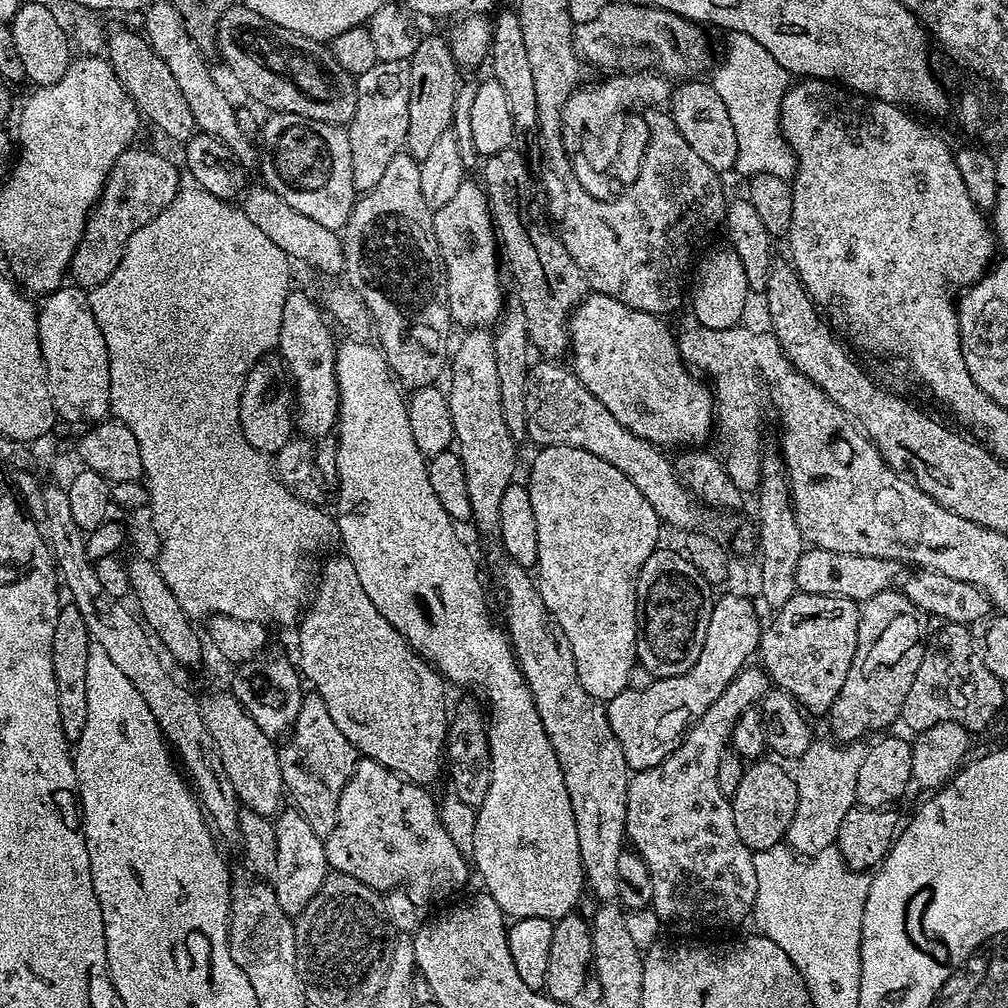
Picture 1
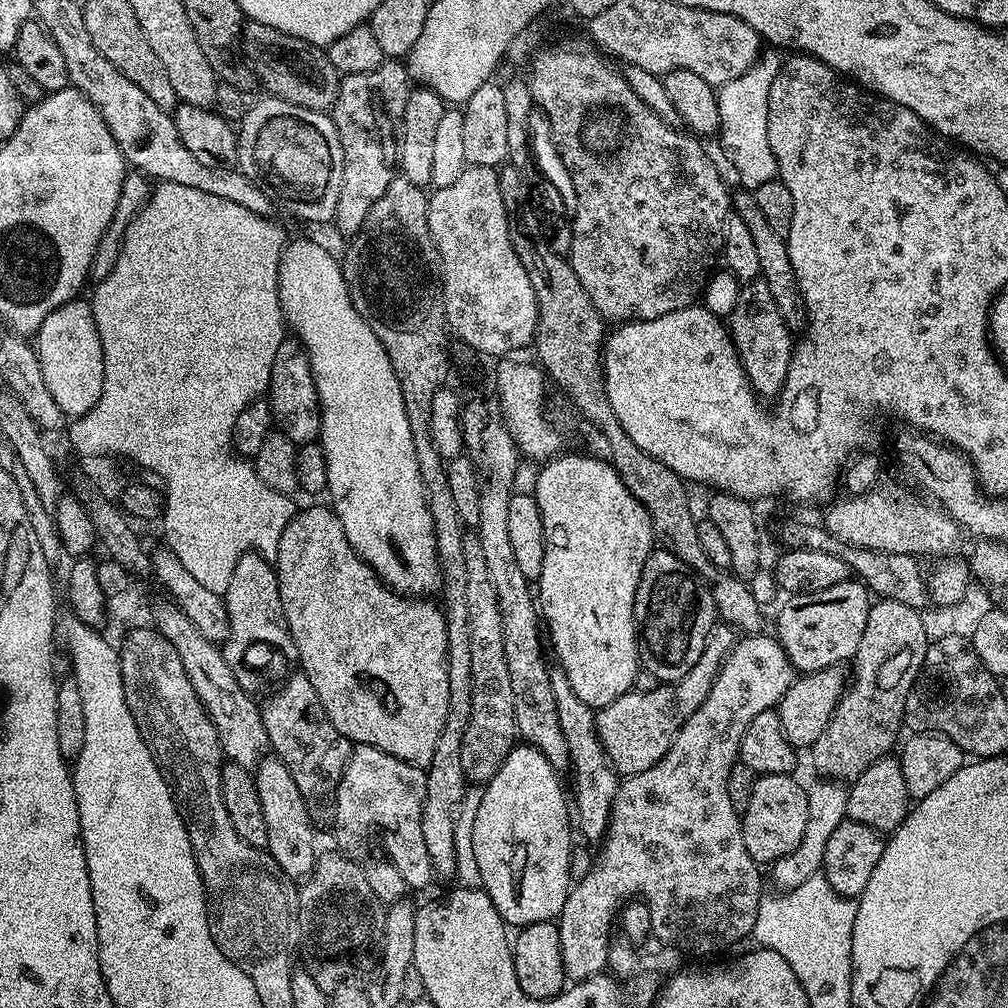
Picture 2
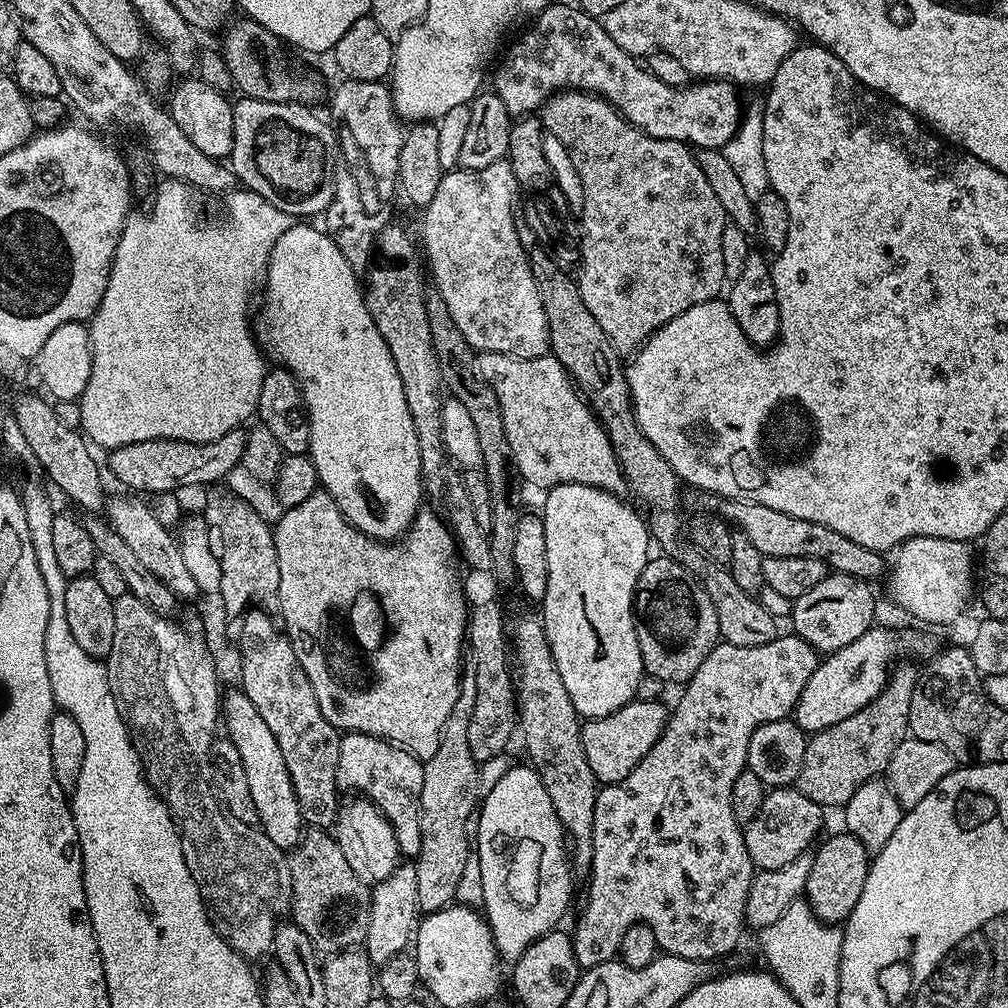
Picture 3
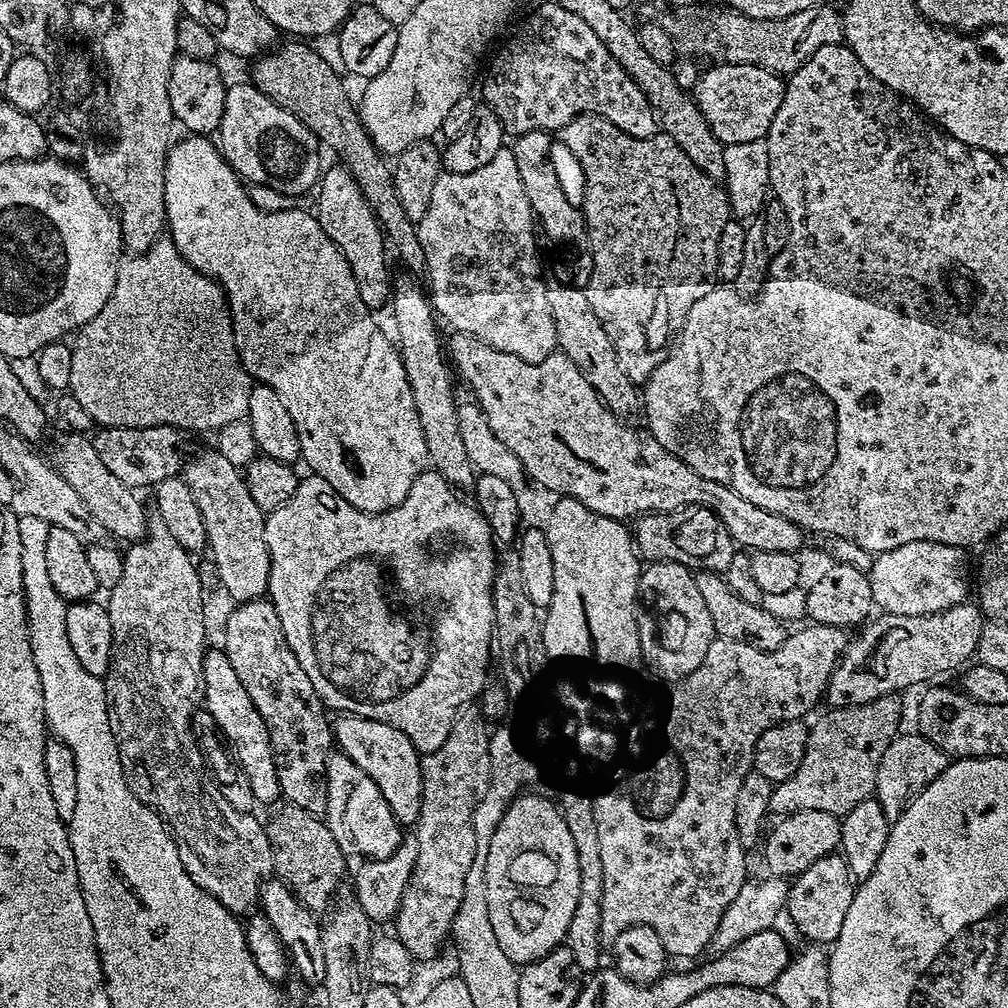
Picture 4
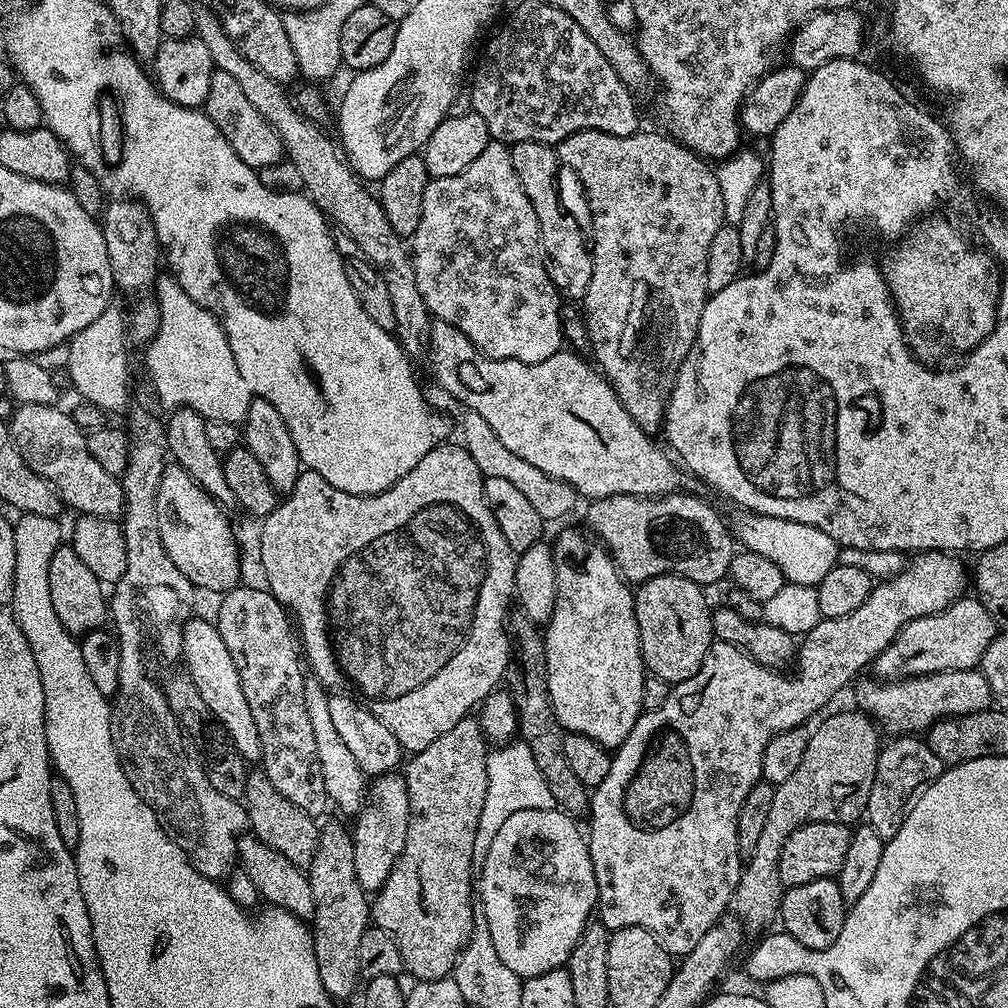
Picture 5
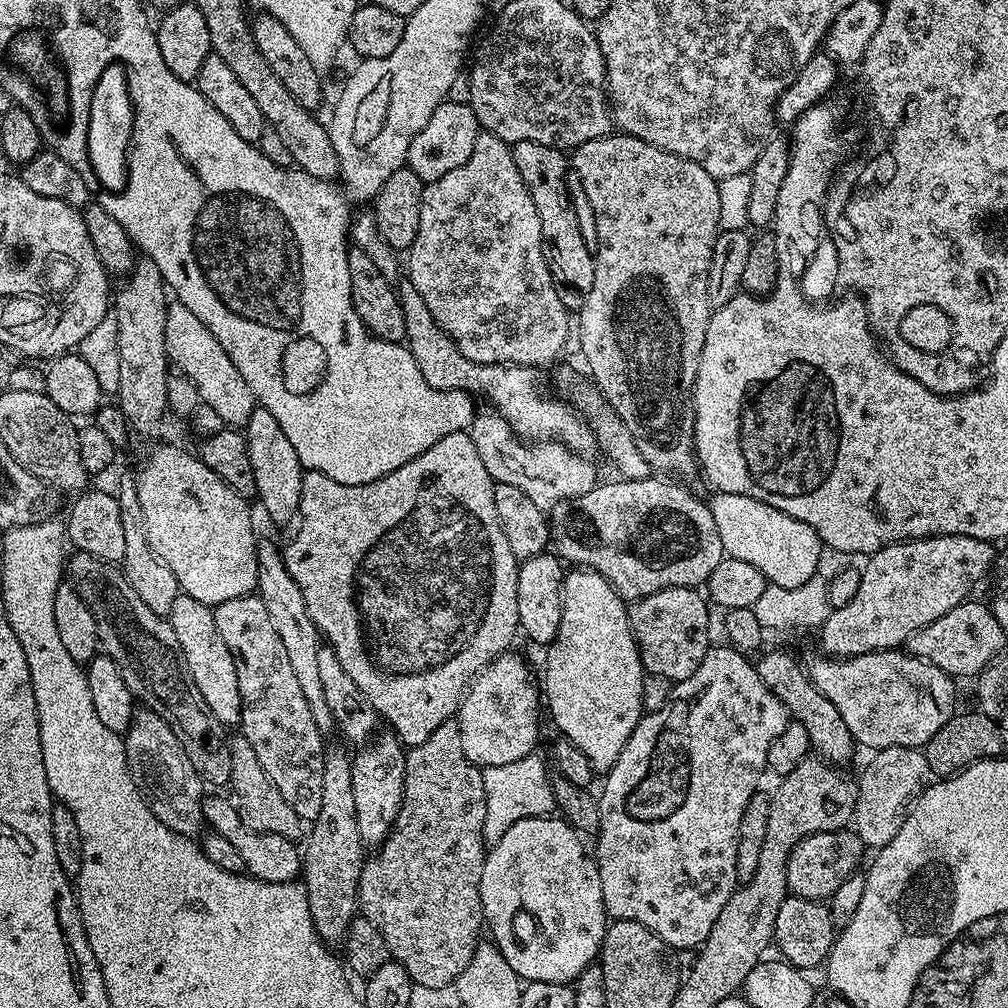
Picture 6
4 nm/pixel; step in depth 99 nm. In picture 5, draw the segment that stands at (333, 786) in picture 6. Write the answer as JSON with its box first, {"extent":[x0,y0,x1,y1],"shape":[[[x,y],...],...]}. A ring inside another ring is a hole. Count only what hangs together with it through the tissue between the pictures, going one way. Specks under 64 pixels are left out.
{"extent":[306,824,370,1001],"shape":[[[340,824],[323,825],[316,857],[306,869],[310,890],[314,894],[314,914],[310,921],[312,945],[318,958],[322,986],[333,1001],[344,1000],[361,983],[358,942],[370,927],[370,896],[358,882],[354,870],[352,832]]]}

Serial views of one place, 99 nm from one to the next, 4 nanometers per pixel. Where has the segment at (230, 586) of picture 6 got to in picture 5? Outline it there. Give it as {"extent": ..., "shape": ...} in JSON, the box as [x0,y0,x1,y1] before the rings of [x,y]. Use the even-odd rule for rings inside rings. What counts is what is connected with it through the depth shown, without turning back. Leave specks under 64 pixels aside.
{"extent":[158,462,241,594],"shape":[[[172,462],[165,467],[164,477],[158,486],[158,530],[162,534],[162,546],[166,546],[166,554],[170,554],[170,562],[190,578],[197,589],[205,588],[208,592],[223,594],[241,583],[240,580],[240,548],[236,545],[236,532],[228,521],[225,509],[212,497],[186,470]]]}

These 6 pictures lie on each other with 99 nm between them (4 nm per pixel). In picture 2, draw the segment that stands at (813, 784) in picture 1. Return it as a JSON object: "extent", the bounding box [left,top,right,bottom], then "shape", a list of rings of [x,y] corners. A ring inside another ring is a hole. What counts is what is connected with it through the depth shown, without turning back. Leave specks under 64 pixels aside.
{"extent":[770,778,848,892],"shape":[[[827,778],[819,781],[813,788],[807,789],[808,817],[806,818],[806,834],[802,834],[802,842],[794,846],[790,854],[778,858],[770,866],[772,880],[777,884],[780,892],[789,892],[810,877],[817,875],[823,869],[826,842],[830,842],[830,834],[838,830],[838,826],[846,819],[848,814],[848,788],[843,783]]]}

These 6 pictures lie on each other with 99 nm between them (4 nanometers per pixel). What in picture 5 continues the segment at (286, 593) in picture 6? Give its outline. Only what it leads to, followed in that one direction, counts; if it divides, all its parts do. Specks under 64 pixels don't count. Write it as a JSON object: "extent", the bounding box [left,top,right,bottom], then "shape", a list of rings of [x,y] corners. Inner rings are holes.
{"extent":[305,675,366,818],"shape":[[[309,675],[305,679],[306,714],[310,717],[310,726],[314,733],[314,747],[318,750],[318,766],[322,766],[322,782],[326,782],[326,794],[334,808],[345,812],[349,818],[352,818],[366,803],[366,777],[364,771],[358,766],[354,754],[345,745],[344,739],[334,726],[330,715],[329,695],[329,689],[324,687],[324,683],[318,677]]]}

